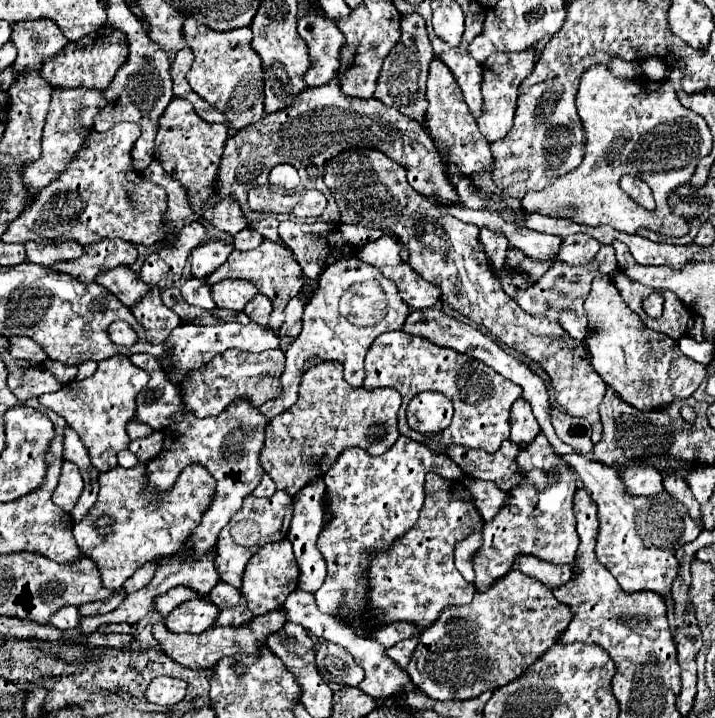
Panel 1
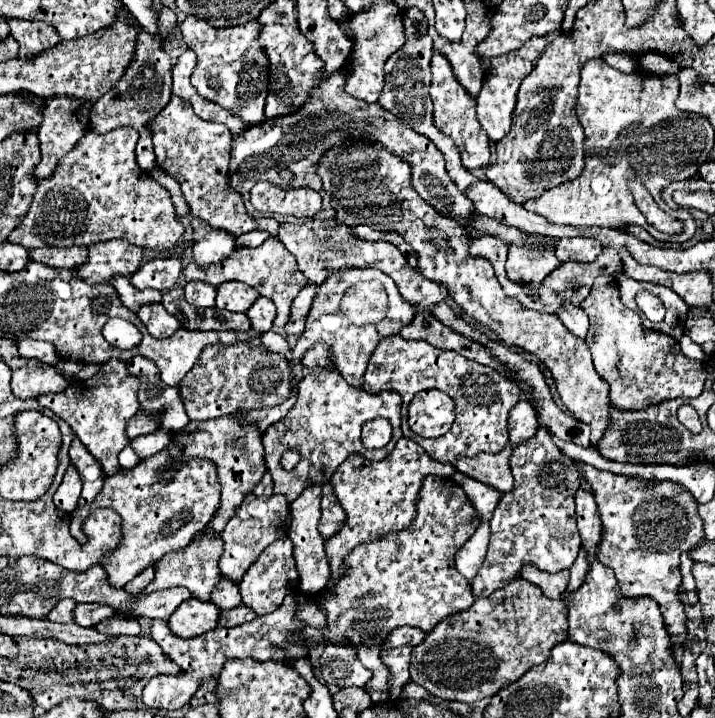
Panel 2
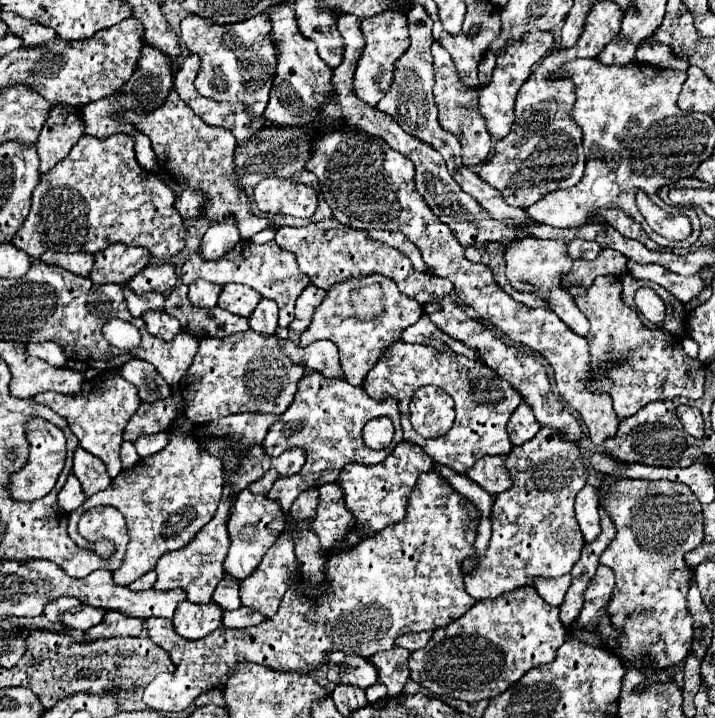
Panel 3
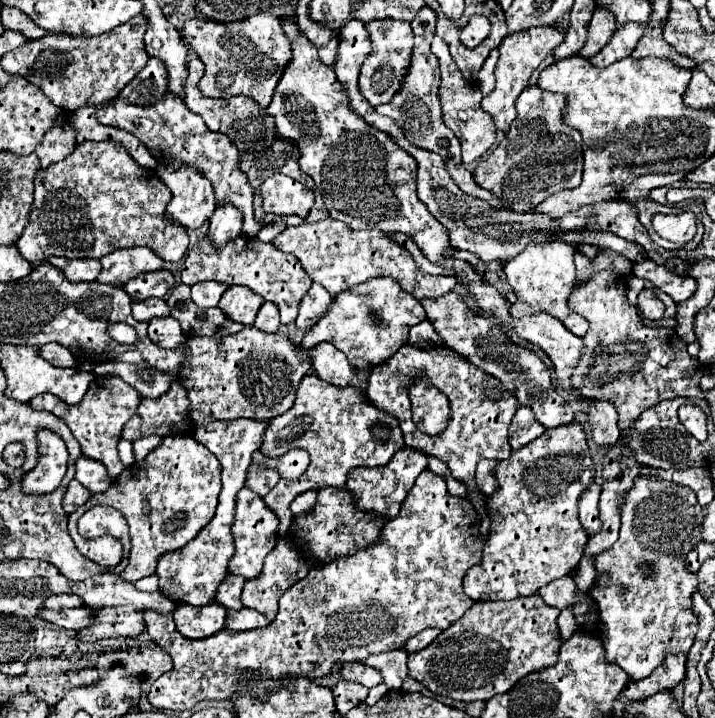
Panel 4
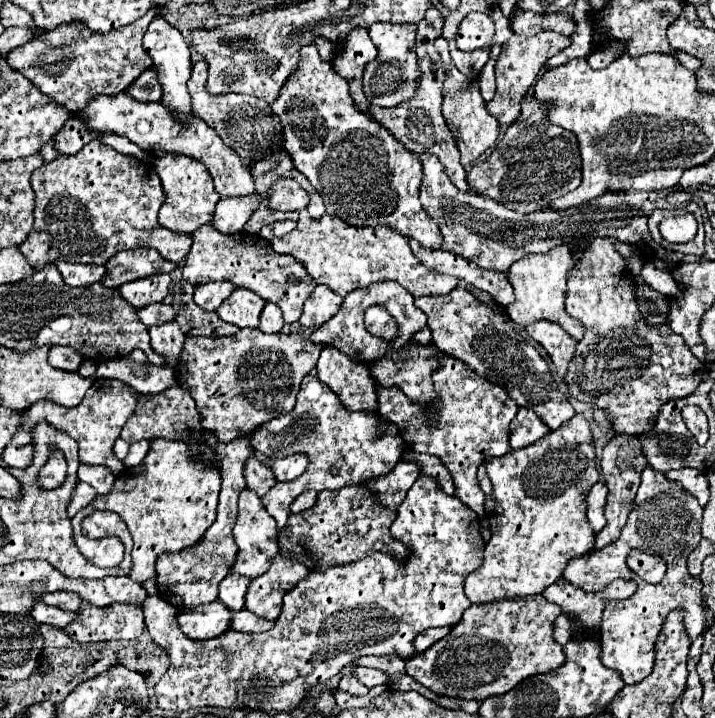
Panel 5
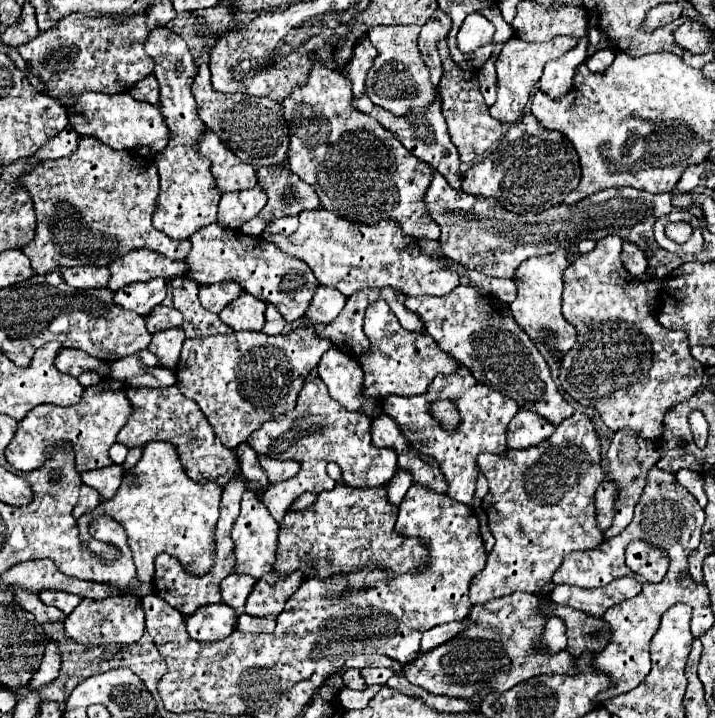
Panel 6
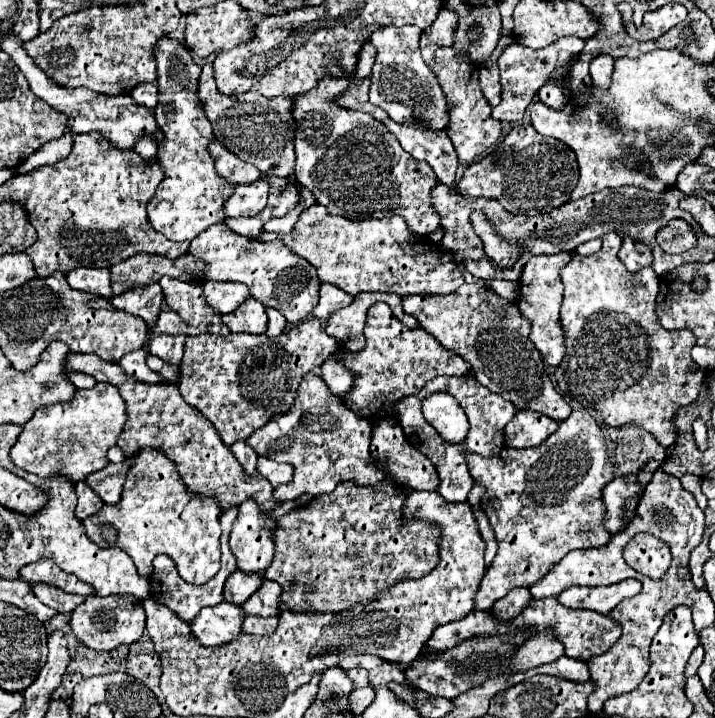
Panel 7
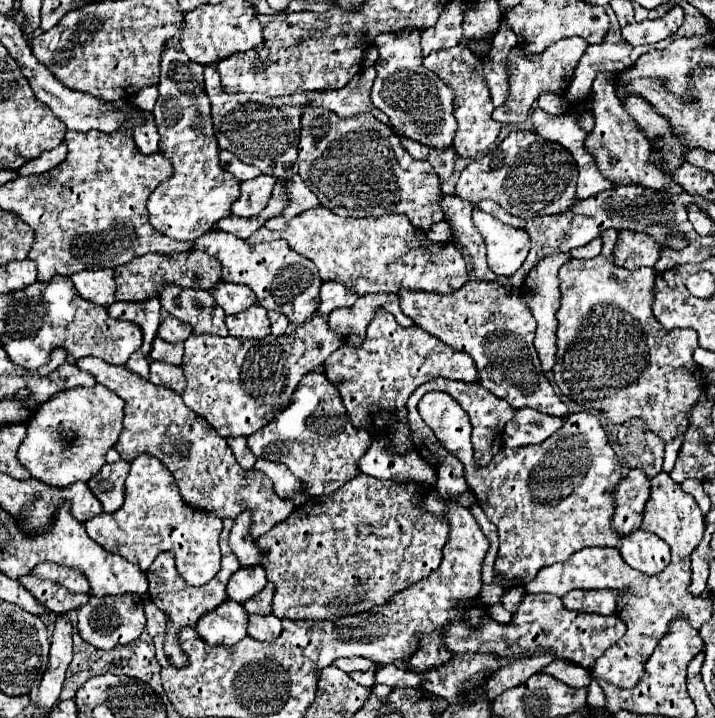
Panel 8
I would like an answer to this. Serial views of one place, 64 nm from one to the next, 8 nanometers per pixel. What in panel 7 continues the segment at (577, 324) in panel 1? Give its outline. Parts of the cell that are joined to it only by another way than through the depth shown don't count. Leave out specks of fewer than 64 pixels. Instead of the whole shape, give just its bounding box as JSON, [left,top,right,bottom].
[516,252,570,366]

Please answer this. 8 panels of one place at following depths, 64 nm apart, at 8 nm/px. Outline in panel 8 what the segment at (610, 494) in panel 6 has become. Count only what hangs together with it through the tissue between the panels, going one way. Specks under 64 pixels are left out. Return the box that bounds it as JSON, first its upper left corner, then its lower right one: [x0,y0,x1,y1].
[612,470,650,534]

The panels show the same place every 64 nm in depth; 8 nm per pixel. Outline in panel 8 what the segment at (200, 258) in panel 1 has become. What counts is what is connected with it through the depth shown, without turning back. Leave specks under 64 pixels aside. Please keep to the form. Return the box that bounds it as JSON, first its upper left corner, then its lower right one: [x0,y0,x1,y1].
[232,176,278,216]

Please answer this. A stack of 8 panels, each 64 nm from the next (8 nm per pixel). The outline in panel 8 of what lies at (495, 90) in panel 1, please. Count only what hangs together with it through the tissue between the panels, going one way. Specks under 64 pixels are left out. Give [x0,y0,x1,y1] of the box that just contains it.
[494,36,586,124]

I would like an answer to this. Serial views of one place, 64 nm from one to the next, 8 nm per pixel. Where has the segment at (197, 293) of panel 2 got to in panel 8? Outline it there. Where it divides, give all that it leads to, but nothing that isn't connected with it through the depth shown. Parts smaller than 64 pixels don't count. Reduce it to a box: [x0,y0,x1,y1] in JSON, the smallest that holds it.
[208,282,256,314]

